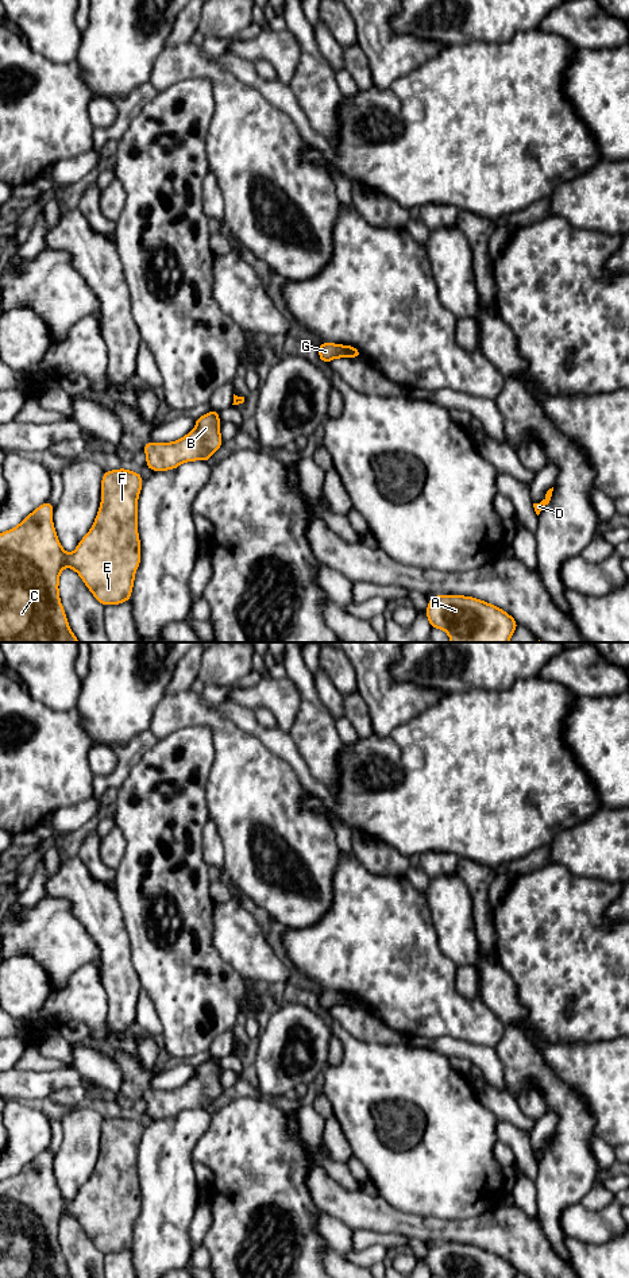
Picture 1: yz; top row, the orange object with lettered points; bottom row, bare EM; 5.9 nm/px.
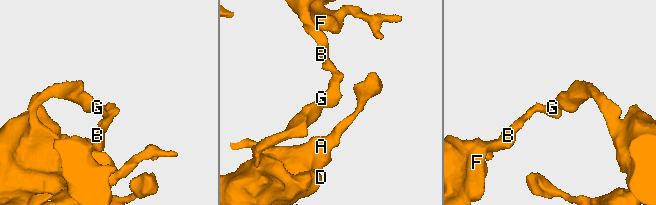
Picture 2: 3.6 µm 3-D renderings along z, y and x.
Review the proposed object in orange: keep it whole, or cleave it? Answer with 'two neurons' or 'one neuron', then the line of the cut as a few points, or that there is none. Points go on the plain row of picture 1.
two neurons; cut in yz along (343, 993), (347, 1003)

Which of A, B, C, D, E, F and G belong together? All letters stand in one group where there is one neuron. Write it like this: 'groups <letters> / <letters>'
groups A D / B C E F G

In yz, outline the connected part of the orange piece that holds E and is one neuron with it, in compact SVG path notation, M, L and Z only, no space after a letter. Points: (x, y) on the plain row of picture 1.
M126 1116L105 1117L96 1167L73 1201L66 1201L57 1185L50 1148L24 1165L18 1174L0 1181L0 1278L72 1278L58 1239L65 1215L74 1217L104 1254L131 1247L140 1212L138 1146L143 1128L138 1120Z

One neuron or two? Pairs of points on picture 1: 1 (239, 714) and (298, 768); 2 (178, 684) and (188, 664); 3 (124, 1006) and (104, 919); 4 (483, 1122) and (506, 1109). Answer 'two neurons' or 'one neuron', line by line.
1: one neuron
2: one neuron
3: one neuron
4: two neurons

